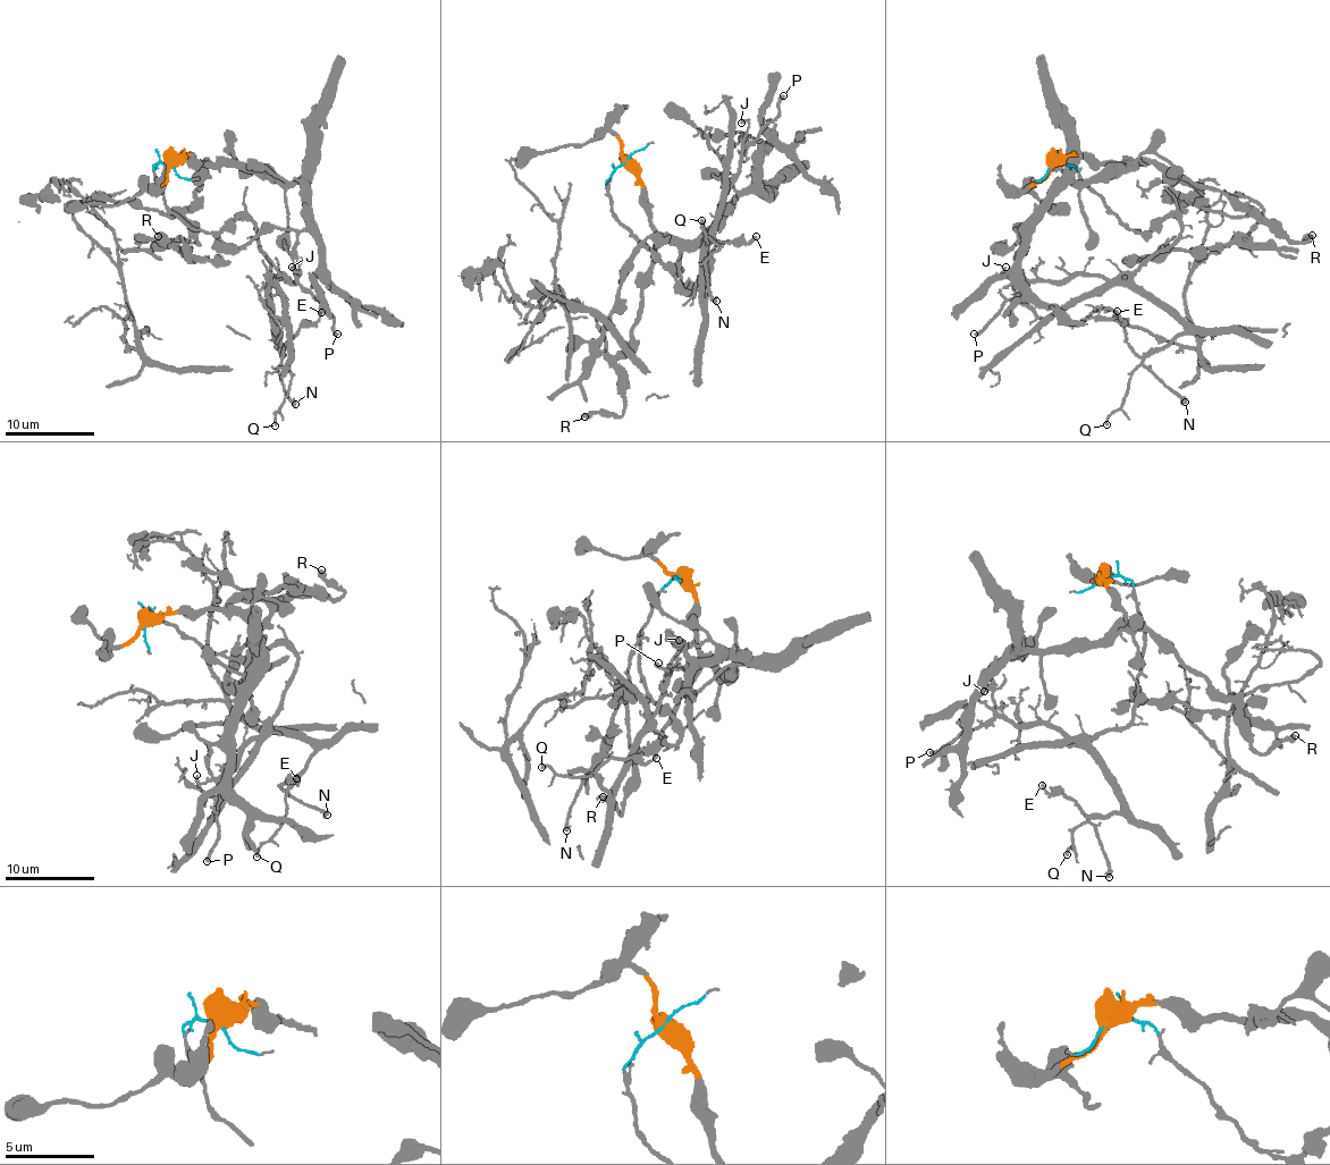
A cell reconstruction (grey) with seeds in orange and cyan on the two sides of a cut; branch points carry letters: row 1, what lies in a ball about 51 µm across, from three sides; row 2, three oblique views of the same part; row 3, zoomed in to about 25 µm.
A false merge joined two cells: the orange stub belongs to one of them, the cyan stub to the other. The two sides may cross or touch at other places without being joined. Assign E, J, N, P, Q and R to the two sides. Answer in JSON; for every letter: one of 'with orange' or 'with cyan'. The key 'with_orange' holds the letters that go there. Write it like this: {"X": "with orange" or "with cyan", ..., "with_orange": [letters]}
{"E": "with cyan", "J": "with cyan", "N": "with cyan", "P": "with cyan", "Q": "with cyan", "R": "with orange", "with_orange": ["R"]}

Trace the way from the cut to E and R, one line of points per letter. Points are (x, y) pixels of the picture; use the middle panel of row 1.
E: (625, 161), (607, 184), (611, 210), (691, 295), (706, 247), (703, 296), (721, 242), (757, 236)
R: (625, 161), (641, 186), (641, 204), (657, 235), (657, 260), (631, 342), (616, 360), (623, 413), (583, 418)

